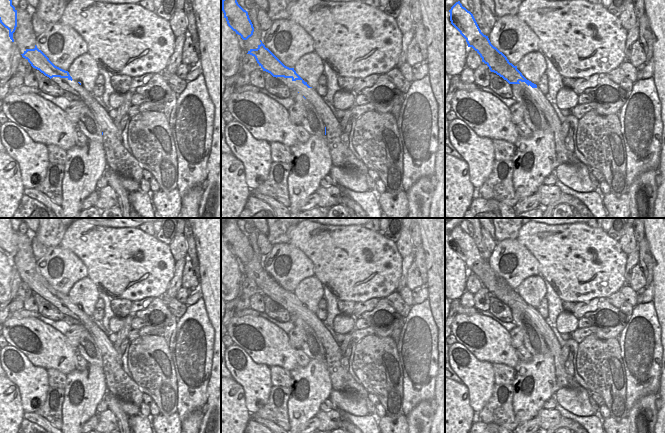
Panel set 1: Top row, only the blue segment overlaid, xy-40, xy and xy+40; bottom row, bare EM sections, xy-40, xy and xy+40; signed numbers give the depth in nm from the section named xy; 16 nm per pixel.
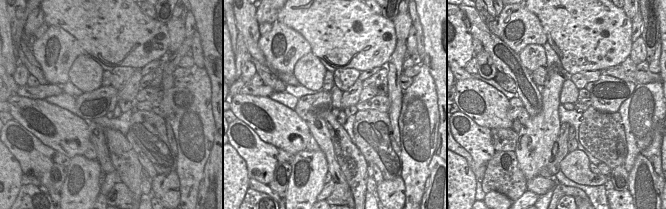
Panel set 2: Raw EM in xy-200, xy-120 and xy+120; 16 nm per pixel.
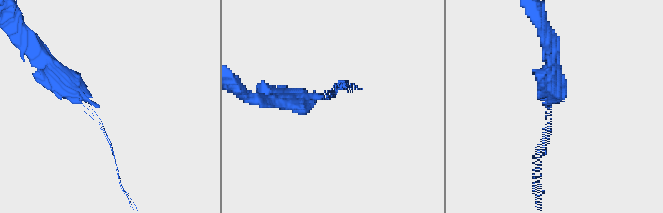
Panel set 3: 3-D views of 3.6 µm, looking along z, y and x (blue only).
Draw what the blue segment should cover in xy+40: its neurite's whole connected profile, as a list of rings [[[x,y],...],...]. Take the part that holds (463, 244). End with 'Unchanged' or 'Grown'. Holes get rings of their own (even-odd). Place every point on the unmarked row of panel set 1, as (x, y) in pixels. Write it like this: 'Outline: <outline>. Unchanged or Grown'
Outline: [[[460,225],[451,231],[449,236],[451,248],[466,263],[468,271],[472,271],[480,279],[482,286],[491,296],[511,309],[513,322],[524,332],[524,346],[529,353],[535,356],[549,352],[541,332],[519,306],[525,306],[532,312],[537,312],[537,309],[527,304],[517,290],[510,287],[507,281],[491,268],[488,260],[481,256],[473,238],[463,231]]]. Grown

